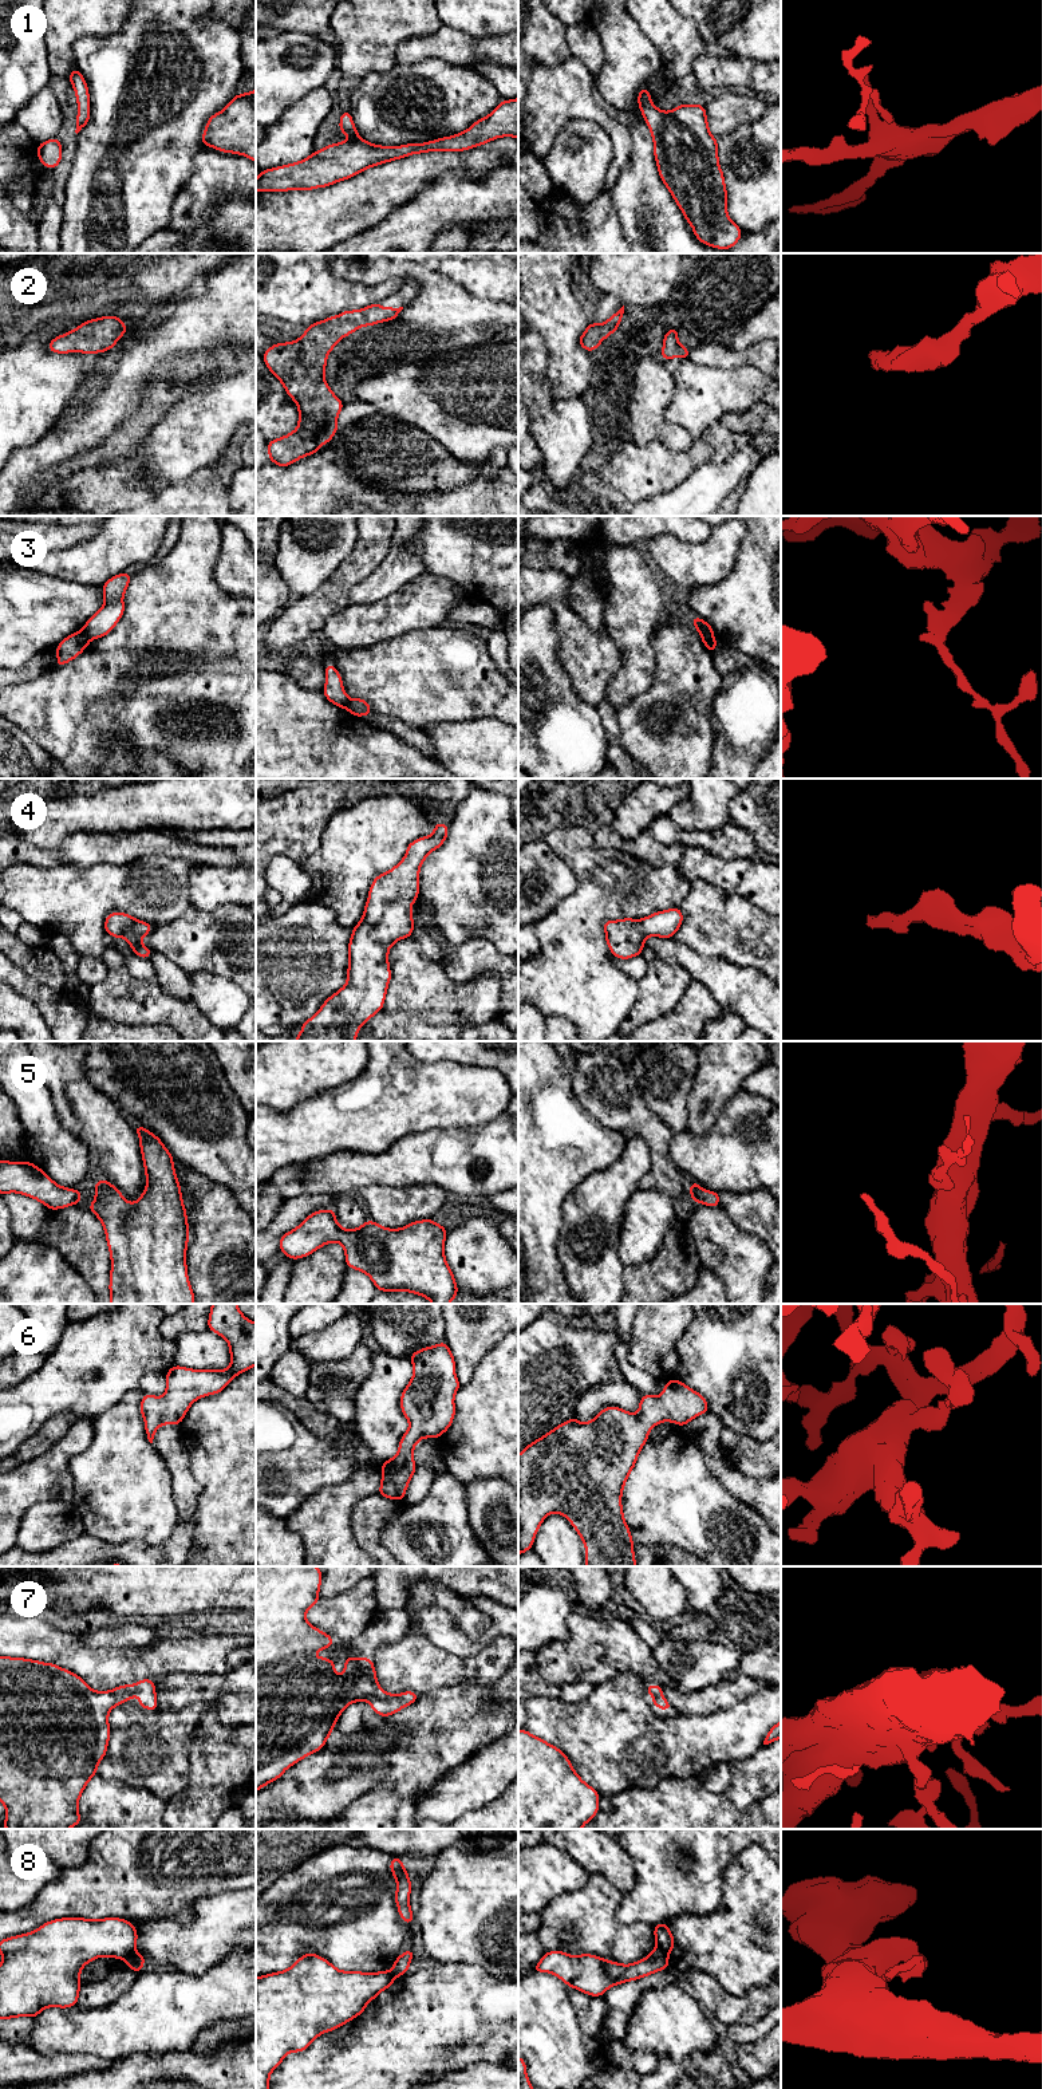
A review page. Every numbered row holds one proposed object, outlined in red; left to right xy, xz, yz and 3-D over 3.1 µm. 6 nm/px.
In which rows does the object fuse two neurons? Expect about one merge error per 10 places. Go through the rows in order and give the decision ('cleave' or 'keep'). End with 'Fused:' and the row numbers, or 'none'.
1: keep
2: keep
3: cleave
4: keep
5: keep
6: keep
7: keep
8: cleave
Fused: 3, 8

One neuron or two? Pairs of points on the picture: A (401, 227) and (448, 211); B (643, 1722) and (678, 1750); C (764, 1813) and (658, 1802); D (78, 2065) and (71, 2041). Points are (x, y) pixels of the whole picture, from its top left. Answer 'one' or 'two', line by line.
A: one
B: one
C: one
D: two

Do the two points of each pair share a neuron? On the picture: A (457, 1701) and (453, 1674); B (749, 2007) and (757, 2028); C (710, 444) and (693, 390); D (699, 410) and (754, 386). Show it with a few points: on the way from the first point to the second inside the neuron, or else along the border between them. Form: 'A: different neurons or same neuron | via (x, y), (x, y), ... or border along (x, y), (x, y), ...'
A: different neurons | border along (486, 1685), (462, 1680), (433, 1689), (425, 1694)
B: different neurons | border along (766, 2011), (754, 2022), (731, 2024), (729, 2026)
C: different neurons | border along (718, 422), (695, 438)
D: same neuron | via (713, 397), (718, 391), (730, 391), (741, 387)

